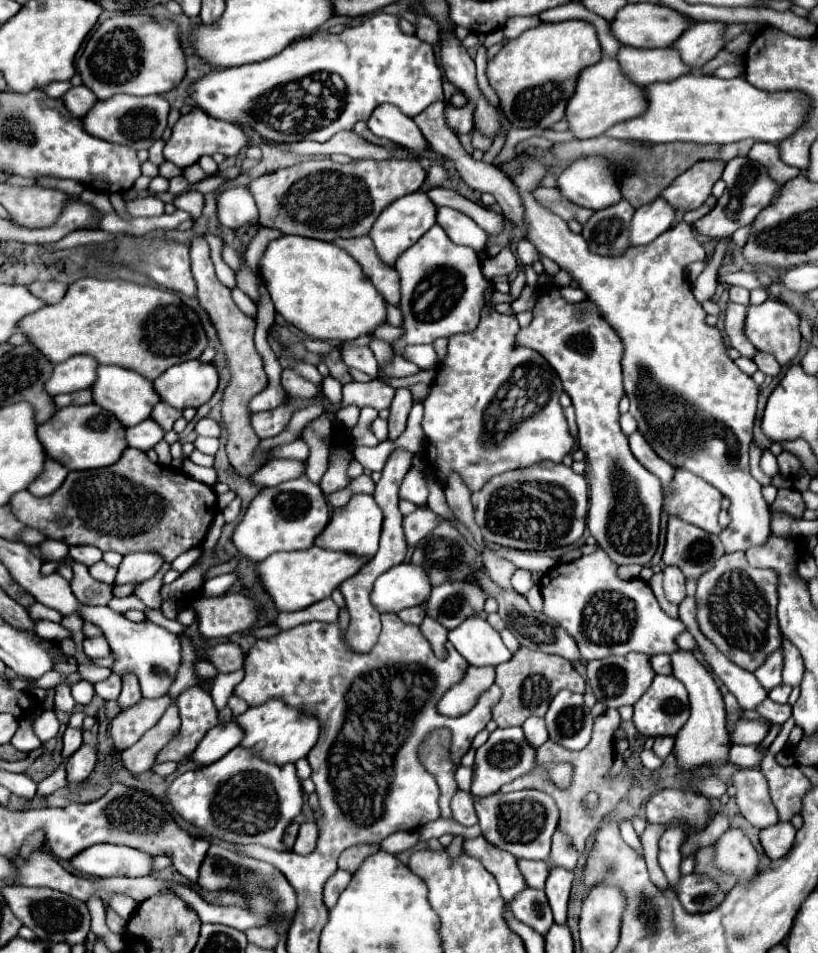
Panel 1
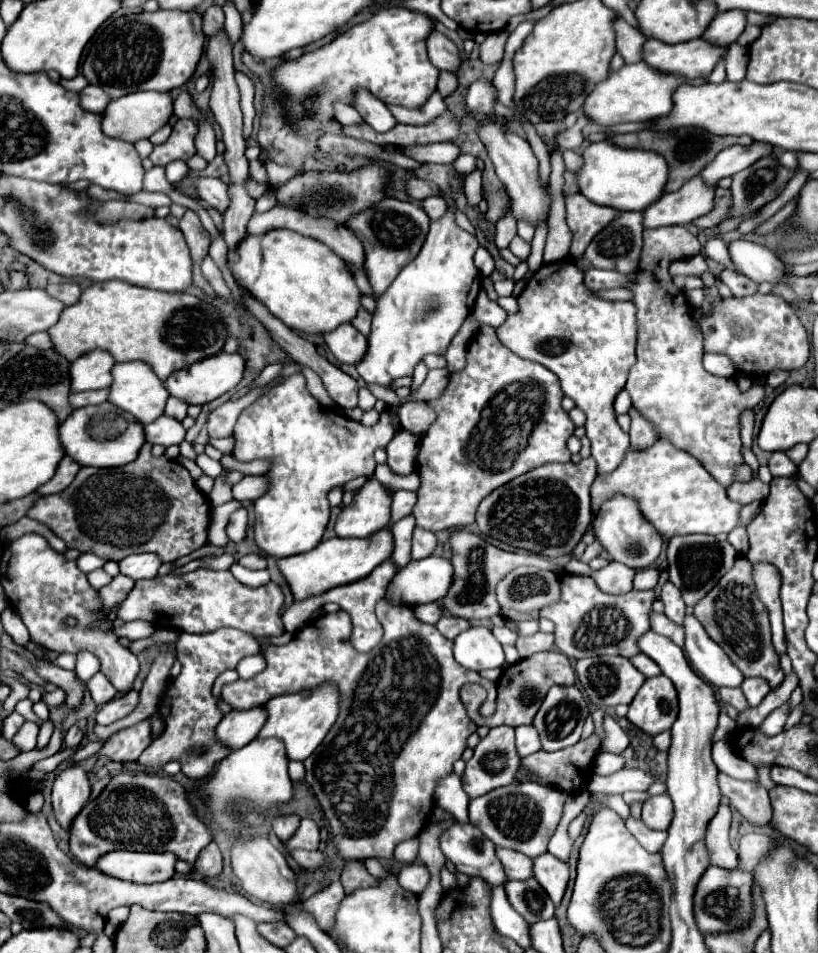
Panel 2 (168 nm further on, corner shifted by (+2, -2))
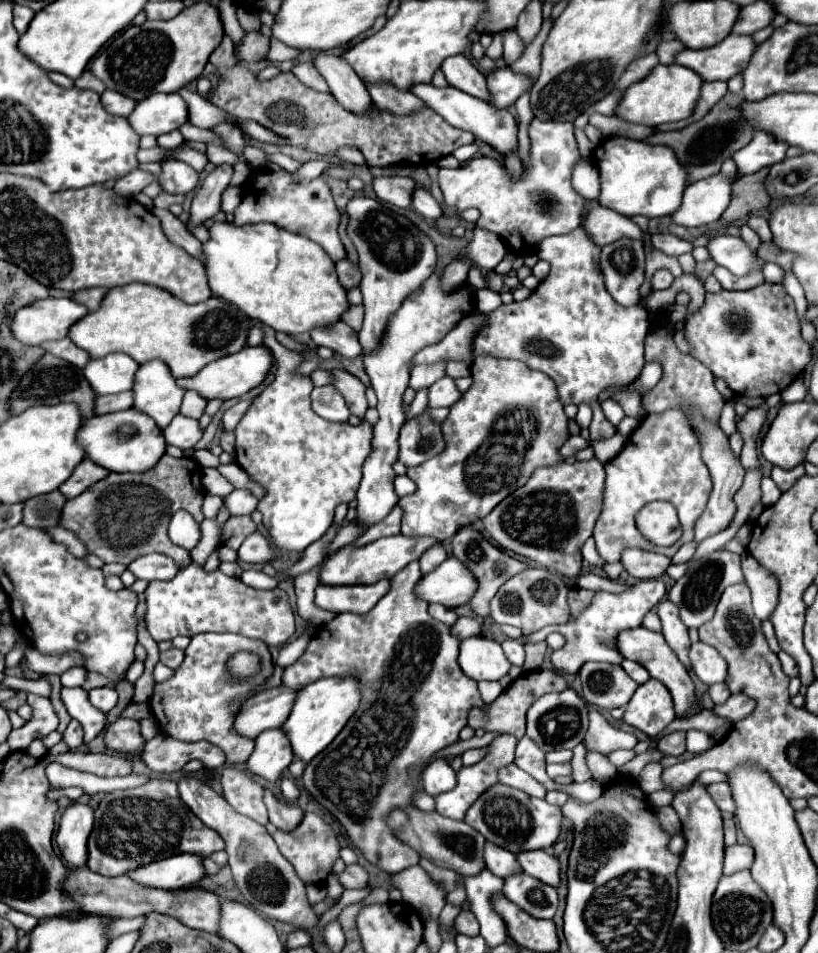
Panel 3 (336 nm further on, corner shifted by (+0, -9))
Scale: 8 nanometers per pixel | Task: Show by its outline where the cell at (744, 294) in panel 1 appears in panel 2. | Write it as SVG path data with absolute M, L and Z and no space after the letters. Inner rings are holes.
M727 268L721 270L717 278L719 278L723 284L727 284L727 286L731 288L733 296L737 296L737 298L755 294L757 288L759 288L759 284L753 282L751 278L745 278L743 274L739 274L739 272L735 272L735 270L727 270Z

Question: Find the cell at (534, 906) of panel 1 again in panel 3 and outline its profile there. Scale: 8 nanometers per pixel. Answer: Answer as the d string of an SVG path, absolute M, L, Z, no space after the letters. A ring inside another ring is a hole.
M525 873L507 877L503 893L509 901L515 901L519 909L531 913L531 917L553 919L557 911L557 891Z

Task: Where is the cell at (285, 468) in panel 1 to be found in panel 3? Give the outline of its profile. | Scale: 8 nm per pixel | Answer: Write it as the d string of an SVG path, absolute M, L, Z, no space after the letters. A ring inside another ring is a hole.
M235 489L225 497L231 515L251 515L257 509L257 497L249 489Z

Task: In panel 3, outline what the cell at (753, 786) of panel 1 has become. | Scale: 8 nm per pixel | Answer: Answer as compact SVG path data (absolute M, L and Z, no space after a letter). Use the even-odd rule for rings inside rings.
M713 783L707 787L707 791L715 799L715 803L721 811L735 813L735 801L733 801L733 793L729 789L729 783Z

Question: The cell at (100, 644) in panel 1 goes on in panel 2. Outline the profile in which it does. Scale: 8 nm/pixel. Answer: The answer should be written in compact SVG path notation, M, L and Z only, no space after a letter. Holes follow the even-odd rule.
M79 652L77 654L77 664L75 664L77 678L83 680L83 682L87 682L95 672L99 672L97 656L93 656L91 652Z

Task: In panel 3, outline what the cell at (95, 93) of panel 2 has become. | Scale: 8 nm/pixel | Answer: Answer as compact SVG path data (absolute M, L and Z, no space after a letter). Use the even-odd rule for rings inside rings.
M115 91L101 93L101 103L107 109L107 113L119 115L119 117L127 117L135 107L135 101L131 101L129 97L123 97L121 93L115 93Z

